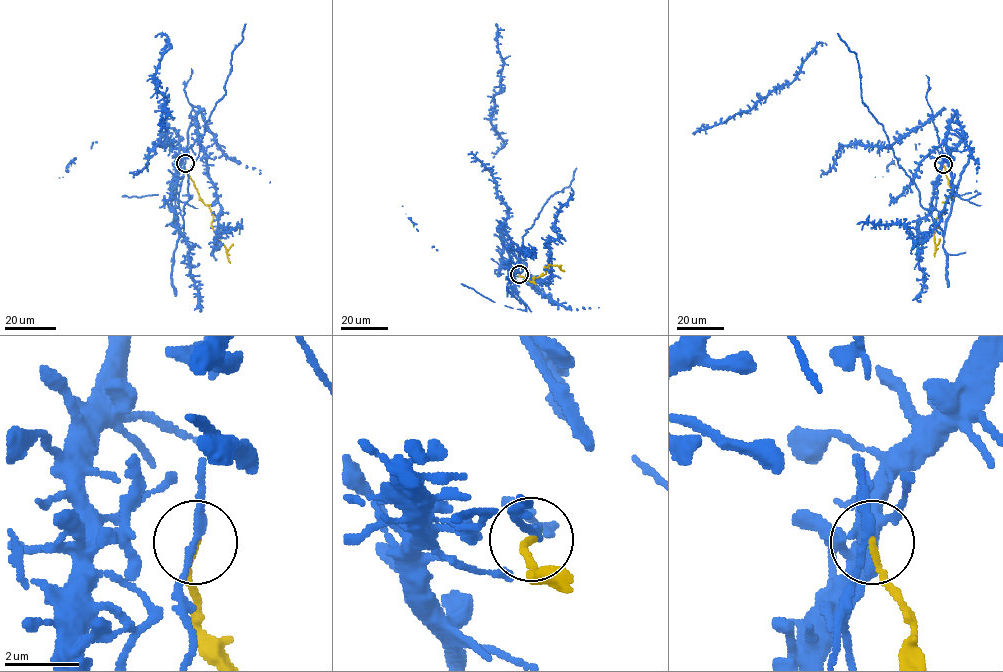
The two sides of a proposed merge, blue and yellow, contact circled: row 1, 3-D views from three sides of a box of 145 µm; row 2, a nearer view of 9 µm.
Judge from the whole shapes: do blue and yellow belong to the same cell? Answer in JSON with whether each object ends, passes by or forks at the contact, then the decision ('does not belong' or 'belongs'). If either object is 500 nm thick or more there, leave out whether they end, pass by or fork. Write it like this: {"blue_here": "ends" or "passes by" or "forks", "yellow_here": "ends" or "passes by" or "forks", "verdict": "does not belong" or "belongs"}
{"blue_here": "passes by", "yellow_here": "ends", "verdict": "does not belong"}

